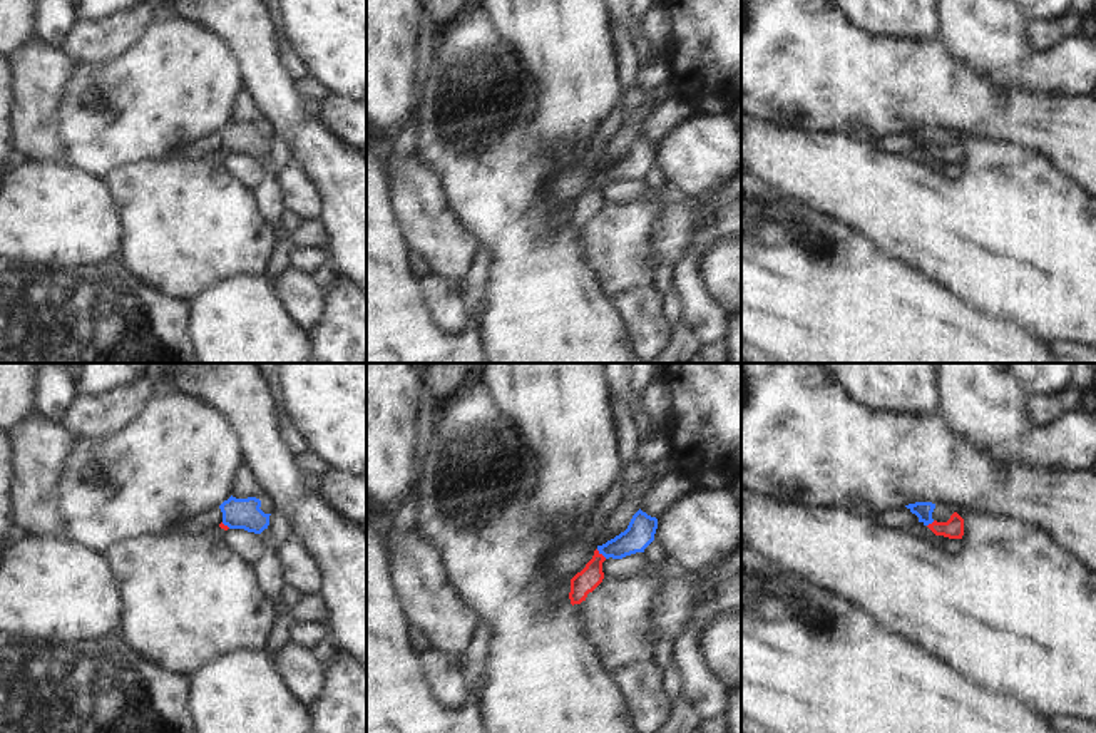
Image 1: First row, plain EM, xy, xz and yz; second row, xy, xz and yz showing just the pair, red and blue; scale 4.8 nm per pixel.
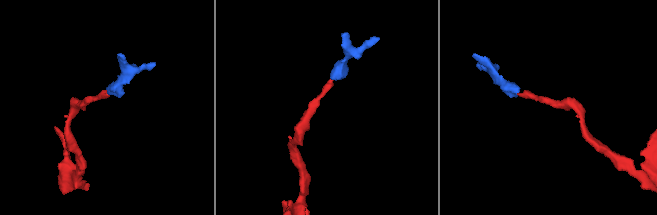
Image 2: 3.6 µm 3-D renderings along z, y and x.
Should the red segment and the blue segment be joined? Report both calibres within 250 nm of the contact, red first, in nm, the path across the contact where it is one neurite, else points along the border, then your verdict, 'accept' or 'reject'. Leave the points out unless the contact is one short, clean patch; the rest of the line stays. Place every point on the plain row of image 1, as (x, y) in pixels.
calibres 110 and 140 nm; way xz (591, 201), (601, 179), (628, 168), (641, 154); accept

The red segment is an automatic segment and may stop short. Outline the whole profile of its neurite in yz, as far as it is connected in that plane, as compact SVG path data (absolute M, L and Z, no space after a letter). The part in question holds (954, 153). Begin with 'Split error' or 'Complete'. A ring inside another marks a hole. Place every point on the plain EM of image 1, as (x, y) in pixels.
Split error. M915 127L905 131L912 139L919 142L919 147L927 151L935 161L944 161L949 164L962 164L964 161L964 144L954 137L947 147L937 147L932 144L935 129L932 127Z

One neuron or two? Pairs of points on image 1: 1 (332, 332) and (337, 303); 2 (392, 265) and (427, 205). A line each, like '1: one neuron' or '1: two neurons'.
1: one neuron
2: two neurons

